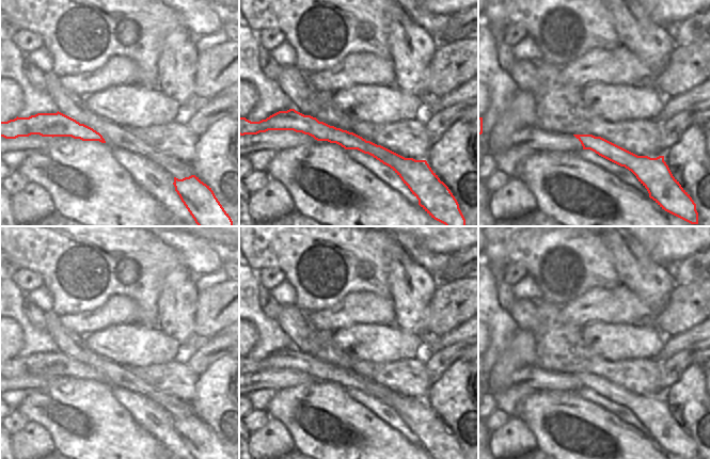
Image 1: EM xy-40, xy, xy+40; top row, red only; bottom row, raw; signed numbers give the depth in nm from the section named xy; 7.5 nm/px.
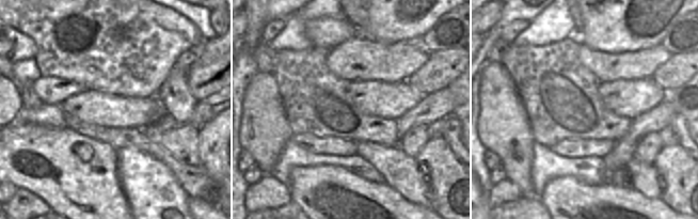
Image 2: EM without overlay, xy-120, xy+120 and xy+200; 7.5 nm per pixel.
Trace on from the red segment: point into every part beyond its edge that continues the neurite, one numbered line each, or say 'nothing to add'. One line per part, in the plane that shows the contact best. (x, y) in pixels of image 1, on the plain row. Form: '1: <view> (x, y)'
nothing to add.

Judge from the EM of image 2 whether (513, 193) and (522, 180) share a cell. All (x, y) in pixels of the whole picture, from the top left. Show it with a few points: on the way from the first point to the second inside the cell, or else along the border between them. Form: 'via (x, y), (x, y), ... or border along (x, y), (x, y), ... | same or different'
border along (507, 177), (519, 188), (523, 196) | different

